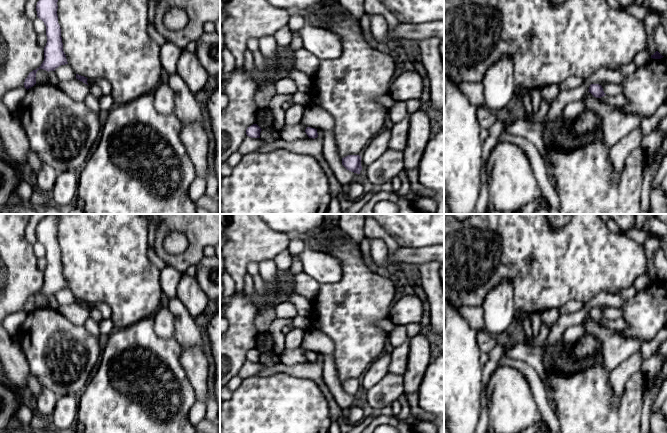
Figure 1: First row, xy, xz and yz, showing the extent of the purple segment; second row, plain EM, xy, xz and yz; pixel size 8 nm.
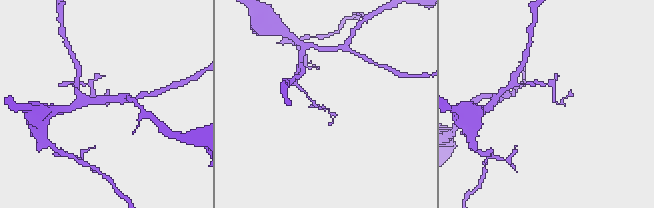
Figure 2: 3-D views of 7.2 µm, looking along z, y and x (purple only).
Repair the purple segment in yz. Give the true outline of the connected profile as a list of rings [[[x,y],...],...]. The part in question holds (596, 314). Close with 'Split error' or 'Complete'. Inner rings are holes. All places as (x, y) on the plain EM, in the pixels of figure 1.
[[[591,308],[588,316],[590,316],[596,322],[601,322],[606,319],[602,310],[599,308]]]. Complete

